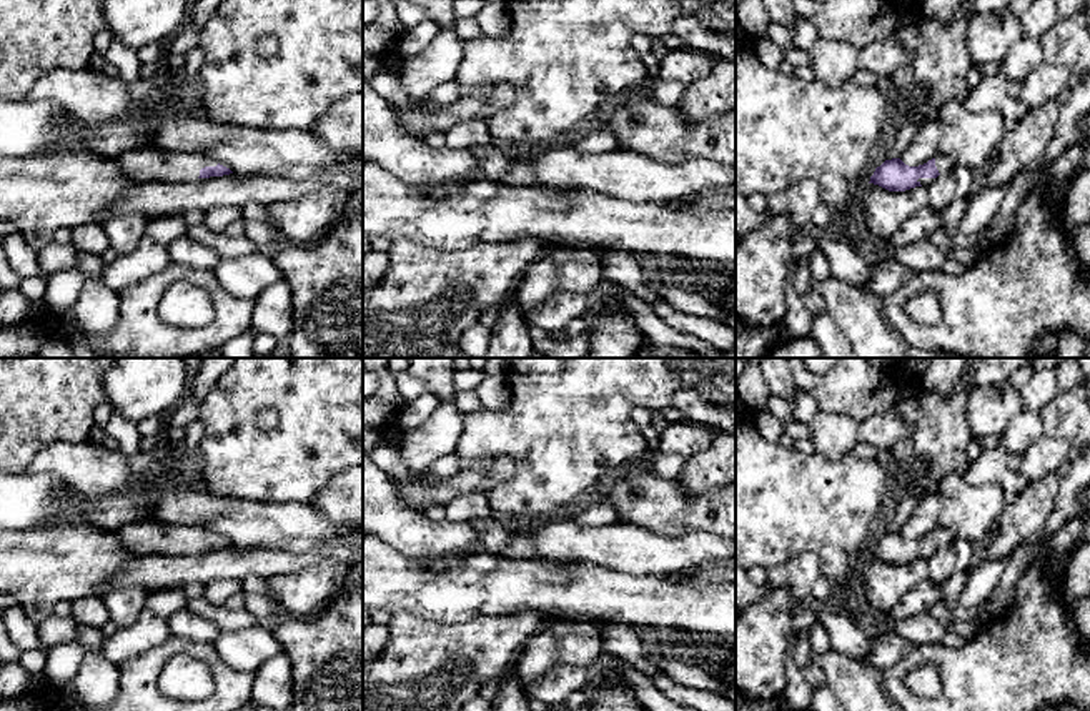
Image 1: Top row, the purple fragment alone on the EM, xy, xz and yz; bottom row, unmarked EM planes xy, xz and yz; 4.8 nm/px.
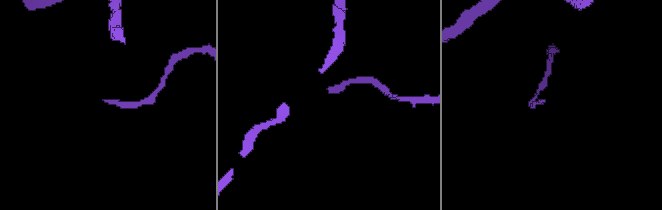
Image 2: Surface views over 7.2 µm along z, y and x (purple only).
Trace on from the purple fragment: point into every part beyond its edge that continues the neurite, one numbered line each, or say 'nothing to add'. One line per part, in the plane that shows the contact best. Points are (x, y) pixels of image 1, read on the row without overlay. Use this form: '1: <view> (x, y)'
1: xy (160, 538)

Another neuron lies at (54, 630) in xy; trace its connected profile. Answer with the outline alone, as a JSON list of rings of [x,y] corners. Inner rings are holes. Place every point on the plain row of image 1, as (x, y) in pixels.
[[[50,614],[38,624],[38,636],[43,651],[48,653],[57,644],[77,641],[78,629],[80,624],[73,616],[62,618]]]

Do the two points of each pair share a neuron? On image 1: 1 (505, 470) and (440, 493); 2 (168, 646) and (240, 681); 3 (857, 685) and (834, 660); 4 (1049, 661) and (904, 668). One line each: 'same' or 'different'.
1: same
2: same
3: same
4: same

